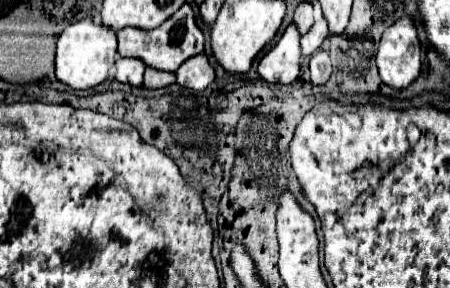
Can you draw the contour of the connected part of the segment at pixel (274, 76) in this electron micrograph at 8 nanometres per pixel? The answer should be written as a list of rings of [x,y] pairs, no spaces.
[[[291,23],[281,39],[259,61],[259,75],[269,83],[293,83],[301,73],[301,35]]]

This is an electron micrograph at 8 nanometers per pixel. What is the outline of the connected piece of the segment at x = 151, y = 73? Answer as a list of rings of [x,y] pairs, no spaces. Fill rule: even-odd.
[[[145,69],[145,81],[143,81],[143,87],[149,87],[149,89],[155,89],[155,87],[167,87],[171,83],[175,83],[175,73],[167,73],[167,71],[161,71],[161,69]]]

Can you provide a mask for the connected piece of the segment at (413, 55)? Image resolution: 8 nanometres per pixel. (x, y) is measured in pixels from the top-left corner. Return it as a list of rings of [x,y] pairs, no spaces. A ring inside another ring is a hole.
[[[411,15],[399,17],[385,29],[377,45],[377,67],[383,83],[405,89],[421,71],[421,41],[417,21]]]

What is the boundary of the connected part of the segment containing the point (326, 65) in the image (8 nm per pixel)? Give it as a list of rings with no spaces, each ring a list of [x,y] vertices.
[[[327,51],[313,53],[311,63],[309,63],[309,69],[311,69],[311,81],[315,85],[325,83],[329,79],[329,75],[331,75],[331,59],[329,59],[329,53]]]

